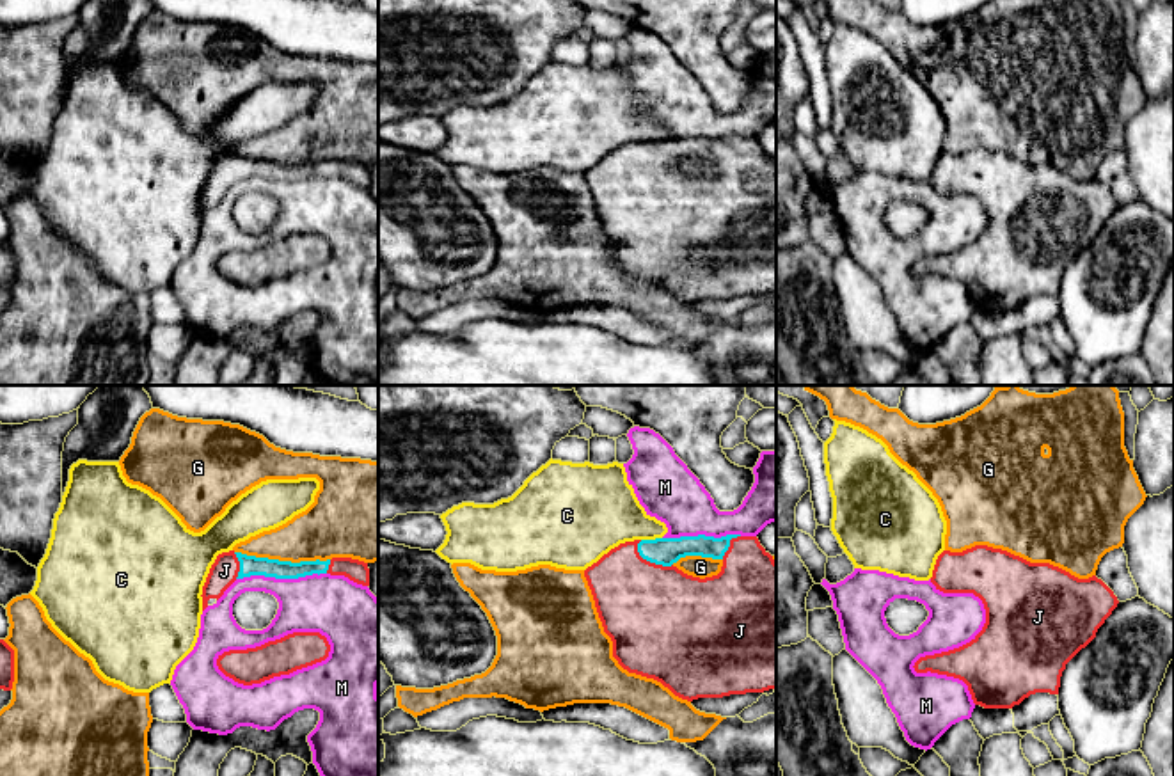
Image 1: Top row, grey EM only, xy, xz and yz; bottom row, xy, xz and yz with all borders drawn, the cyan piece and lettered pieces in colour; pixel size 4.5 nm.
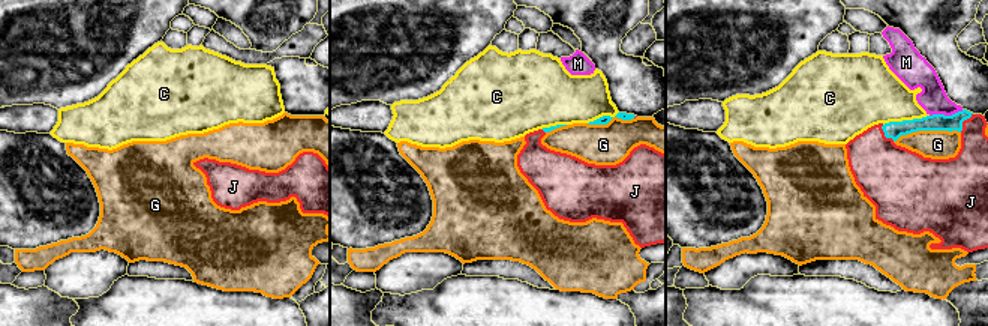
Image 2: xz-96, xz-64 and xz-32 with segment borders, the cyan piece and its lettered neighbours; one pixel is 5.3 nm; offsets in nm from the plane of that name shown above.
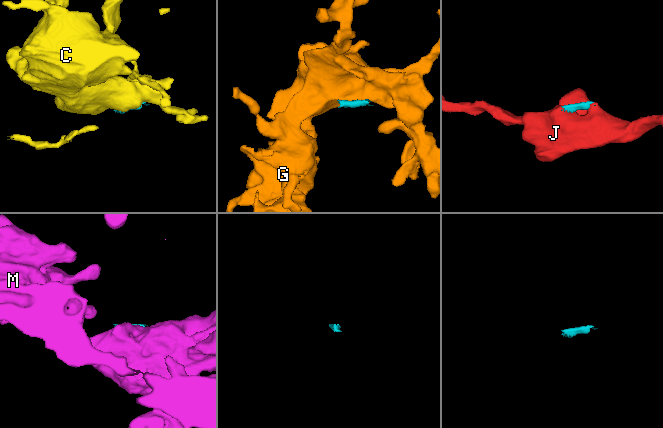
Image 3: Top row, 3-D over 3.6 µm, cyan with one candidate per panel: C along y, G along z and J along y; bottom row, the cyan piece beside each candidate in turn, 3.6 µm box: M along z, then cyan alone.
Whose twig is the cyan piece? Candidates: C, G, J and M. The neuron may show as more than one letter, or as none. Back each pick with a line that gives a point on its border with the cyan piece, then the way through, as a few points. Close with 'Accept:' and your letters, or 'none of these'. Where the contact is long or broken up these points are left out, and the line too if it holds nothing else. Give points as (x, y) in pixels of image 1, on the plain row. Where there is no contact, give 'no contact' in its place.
J: xz (650, 164)
Accept: J

